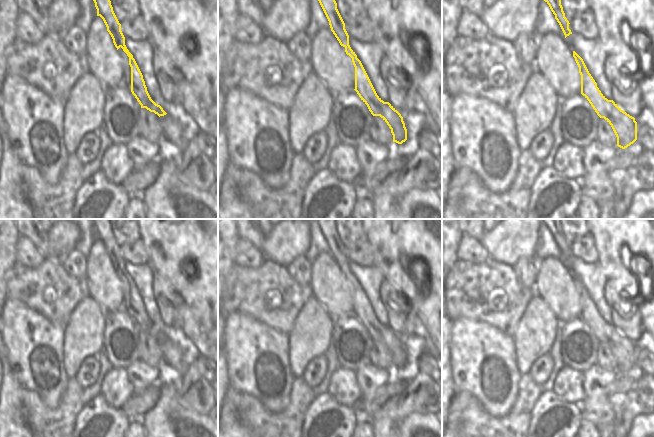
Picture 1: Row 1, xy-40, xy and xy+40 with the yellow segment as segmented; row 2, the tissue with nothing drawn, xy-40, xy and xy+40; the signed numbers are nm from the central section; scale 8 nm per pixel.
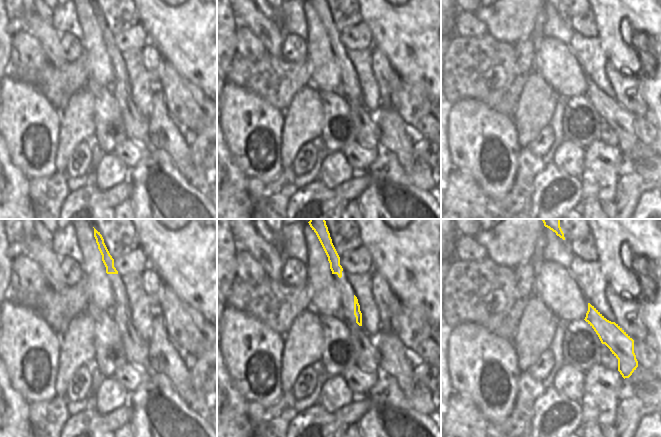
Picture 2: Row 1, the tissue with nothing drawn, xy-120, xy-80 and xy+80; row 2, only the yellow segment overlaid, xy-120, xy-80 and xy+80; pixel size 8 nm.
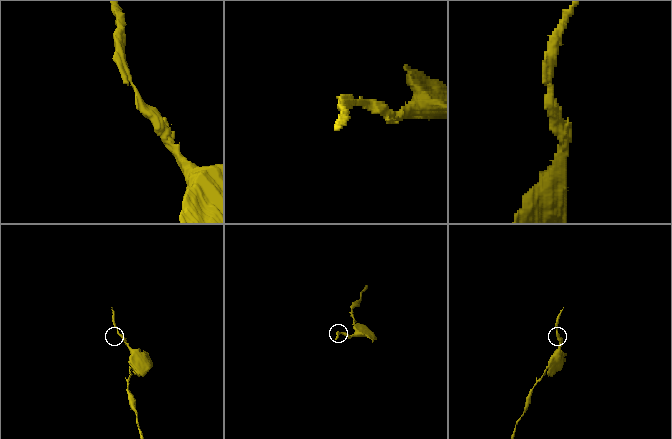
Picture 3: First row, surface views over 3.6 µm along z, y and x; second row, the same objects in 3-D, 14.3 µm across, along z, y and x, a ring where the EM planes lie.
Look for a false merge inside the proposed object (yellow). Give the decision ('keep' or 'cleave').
keep

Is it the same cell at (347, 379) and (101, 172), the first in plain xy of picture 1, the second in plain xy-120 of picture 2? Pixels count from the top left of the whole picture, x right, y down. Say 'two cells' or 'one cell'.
one cell

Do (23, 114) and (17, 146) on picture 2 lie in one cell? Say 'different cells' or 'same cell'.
same cell

